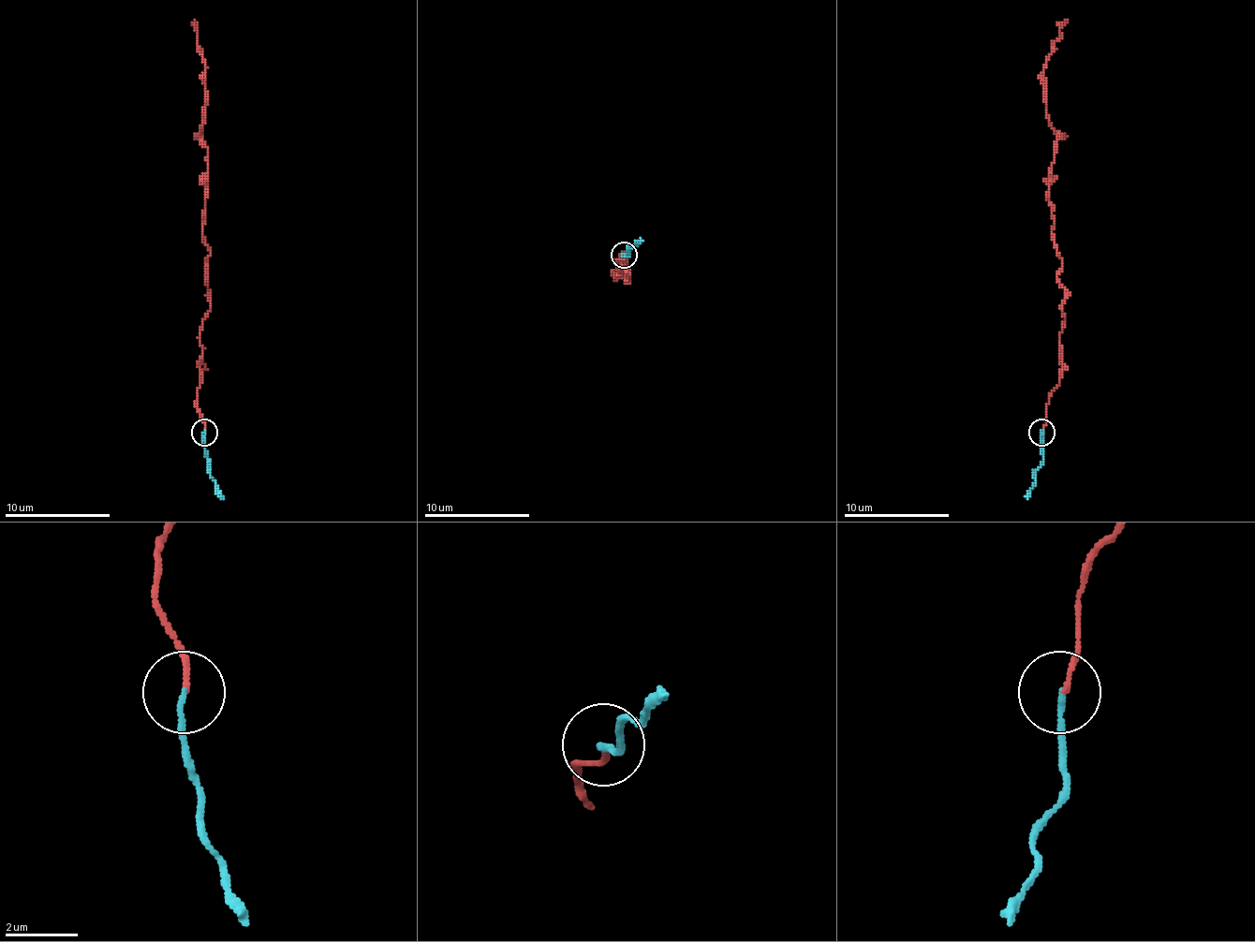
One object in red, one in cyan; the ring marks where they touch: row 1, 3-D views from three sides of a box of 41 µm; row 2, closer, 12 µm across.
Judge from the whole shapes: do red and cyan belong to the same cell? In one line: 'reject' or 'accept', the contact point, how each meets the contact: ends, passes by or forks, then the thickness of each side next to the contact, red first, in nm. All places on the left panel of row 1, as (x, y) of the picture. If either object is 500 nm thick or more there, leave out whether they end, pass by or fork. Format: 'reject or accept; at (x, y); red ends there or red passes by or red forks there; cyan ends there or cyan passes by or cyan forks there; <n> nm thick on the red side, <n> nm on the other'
reject; at (204, 432); red ends there; cyan ends there; 140 nm thick on the red side, 150 nm on the other

